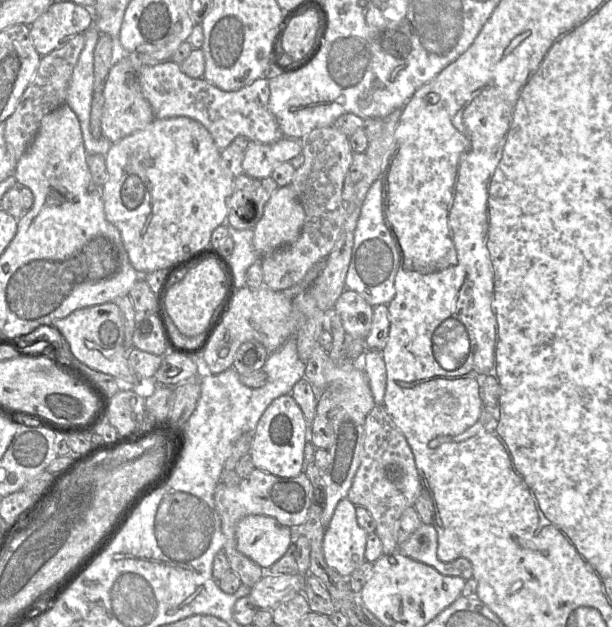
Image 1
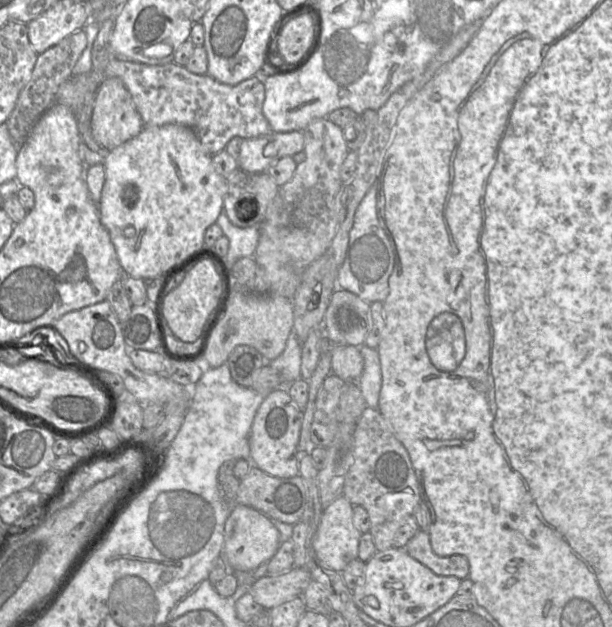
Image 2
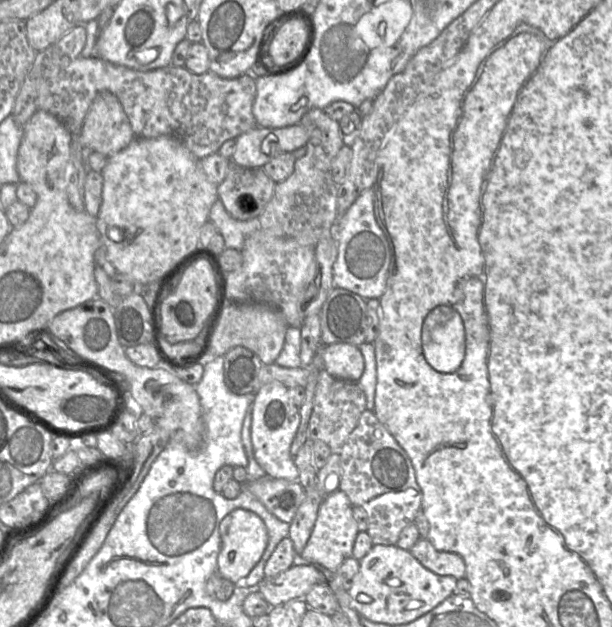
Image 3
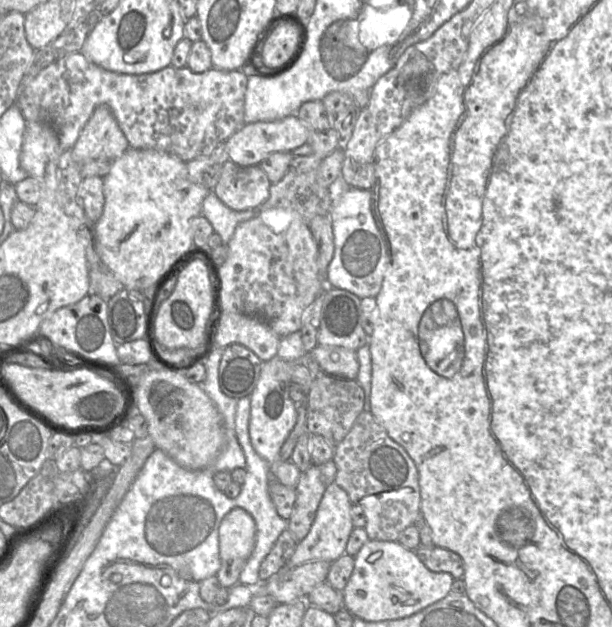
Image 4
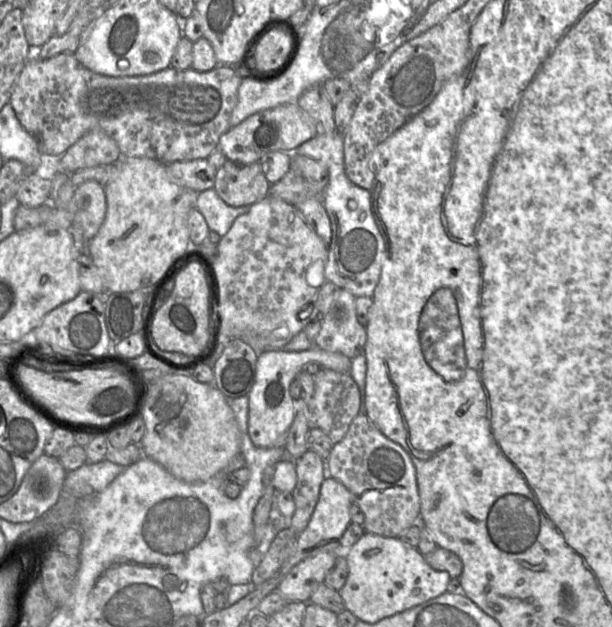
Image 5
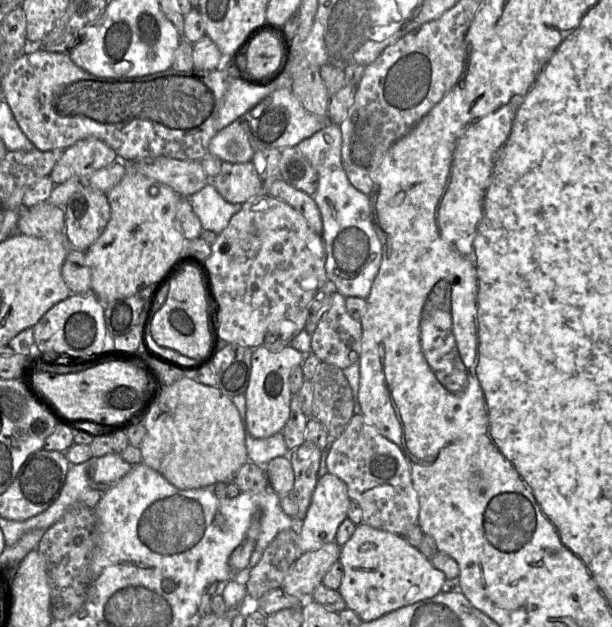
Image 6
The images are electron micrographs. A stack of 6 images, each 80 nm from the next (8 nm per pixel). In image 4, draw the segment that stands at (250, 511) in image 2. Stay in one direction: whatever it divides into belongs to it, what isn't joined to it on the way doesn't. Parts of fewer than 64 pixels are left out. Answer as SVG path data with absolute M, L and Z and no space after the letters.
M234 508L219 526L221 566L216 577L222 587L239 583L240 573L255 547L256 525L253 517L242 508Z

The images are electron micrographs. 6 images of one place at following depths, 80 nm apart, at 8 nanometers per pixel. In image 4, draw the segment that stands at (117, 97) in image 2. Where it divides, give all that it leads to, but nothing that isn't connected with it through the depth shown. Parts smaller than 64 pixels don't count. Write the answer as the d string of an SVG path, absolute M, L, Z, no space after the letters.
M100 105L82 129L69 159L79 165L92 160L115 160L129 148L109 107Z

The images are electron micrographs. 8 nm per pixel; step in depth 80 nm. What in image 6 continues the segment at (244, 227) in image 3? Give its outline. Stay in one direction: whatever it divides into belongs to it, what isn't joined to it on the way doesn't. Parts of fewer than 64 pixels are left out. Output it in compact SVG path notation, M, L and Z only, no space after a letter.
M210 182L189 197L194 213L199 217L203 230L219 234L229 224L230 219L242 204L227 202Z

